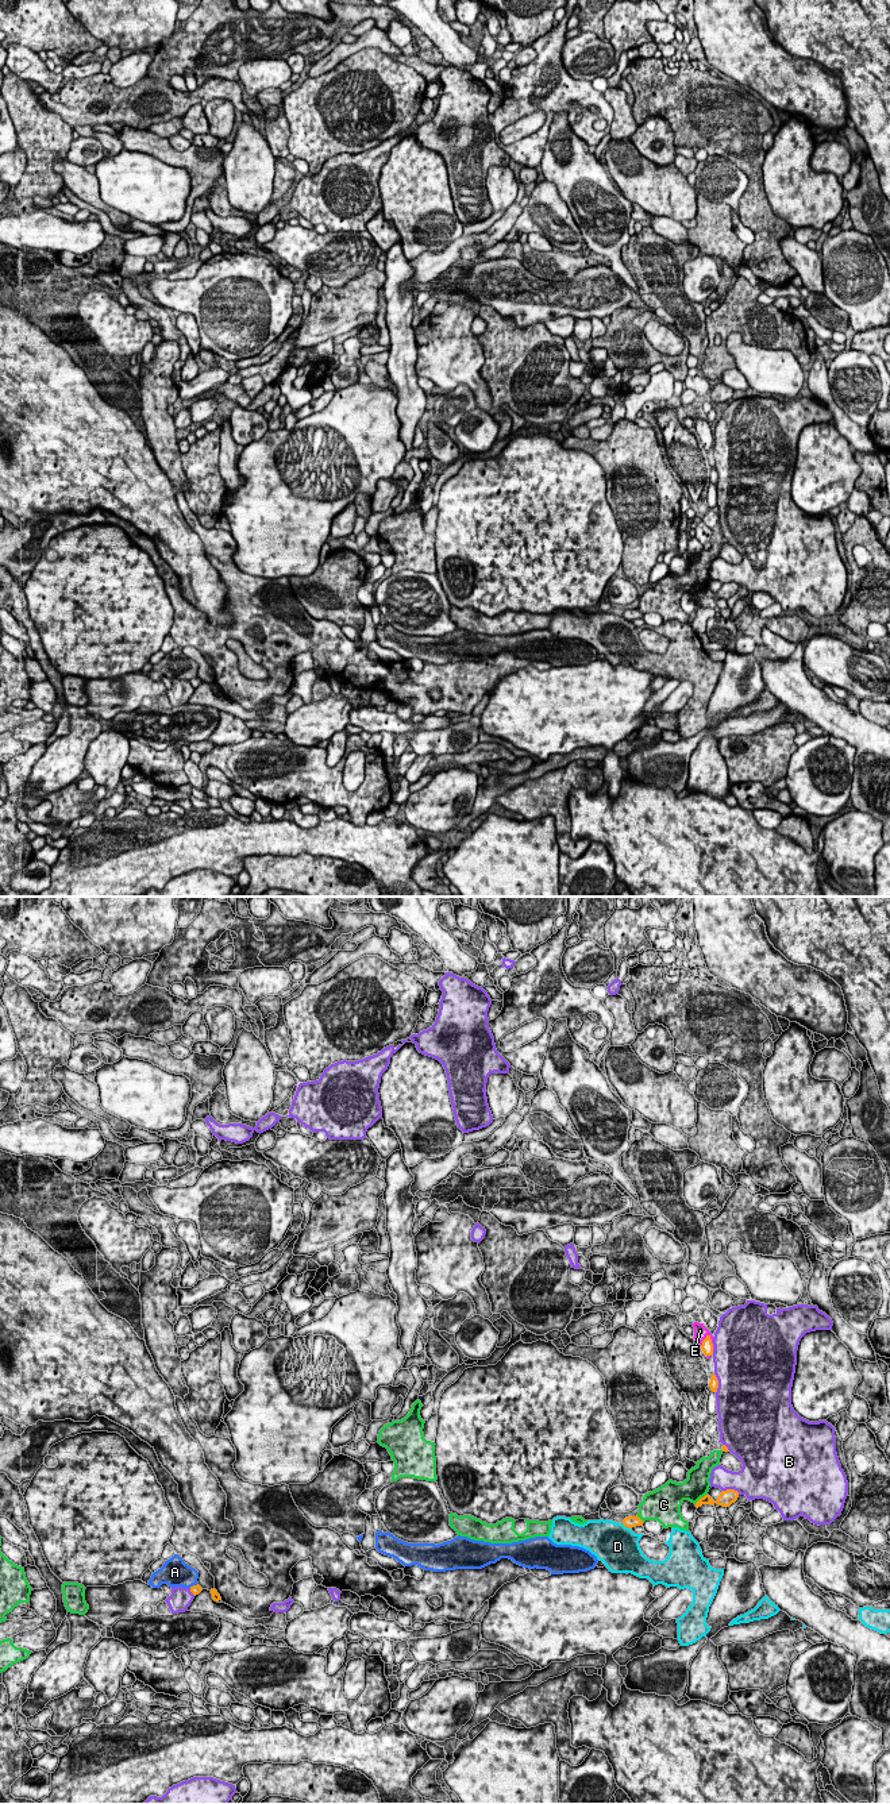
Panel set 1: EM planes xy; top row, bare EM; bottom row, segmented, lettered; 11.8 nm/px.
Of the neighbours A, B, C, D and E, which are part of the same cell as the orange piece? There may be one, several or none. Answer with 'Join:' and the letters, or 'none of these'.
Join: E

